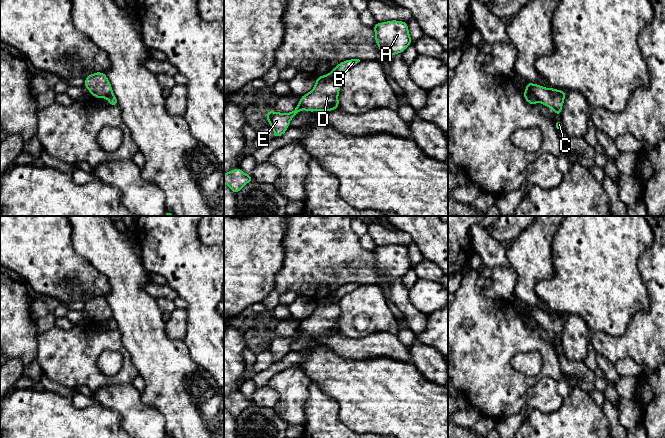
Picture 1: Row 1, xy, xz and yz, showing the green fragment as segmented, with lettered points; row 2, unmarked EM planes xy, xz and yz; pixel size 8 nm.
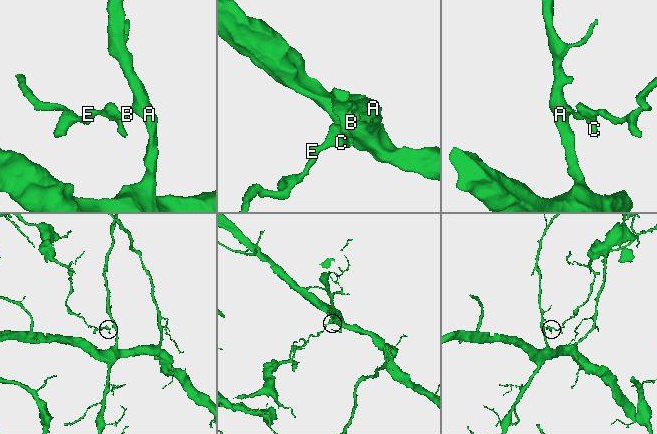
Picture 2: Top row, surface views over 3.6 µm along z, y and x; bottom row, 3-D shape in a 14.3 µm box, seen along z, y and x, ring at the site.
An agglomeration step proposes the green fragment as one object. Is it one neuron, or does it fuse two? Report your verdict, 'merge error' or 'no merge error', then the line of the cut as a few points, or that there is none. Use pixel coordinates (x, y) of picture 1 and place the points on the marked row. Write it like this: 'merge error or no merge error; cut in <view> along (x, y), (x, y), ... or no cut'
merge error; cut in yz along (525, 90), (538, 100)

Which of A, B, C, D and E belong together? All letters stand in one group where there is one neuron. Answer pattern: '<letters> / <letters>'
A B / C D E

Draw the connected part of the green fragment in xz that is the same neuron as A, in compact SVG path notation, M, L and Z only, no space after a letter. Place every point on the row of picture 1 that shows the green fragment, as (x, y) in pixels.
M397 20L377 22L373 29L375 31L375 42L386 55L392 56L402 53L413 43L407 22Z

